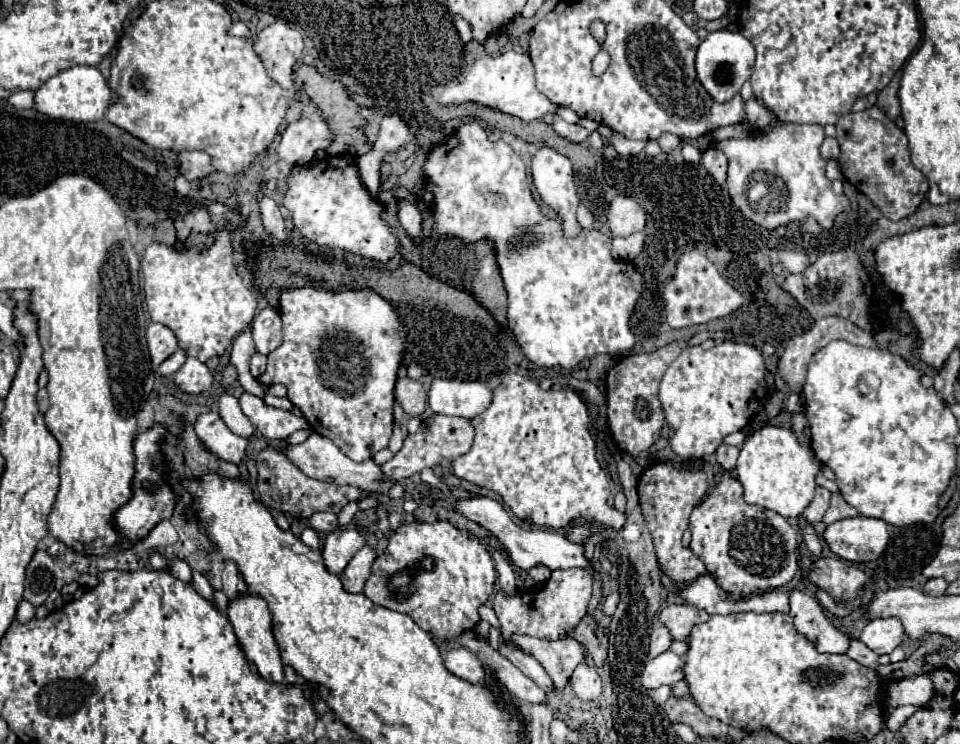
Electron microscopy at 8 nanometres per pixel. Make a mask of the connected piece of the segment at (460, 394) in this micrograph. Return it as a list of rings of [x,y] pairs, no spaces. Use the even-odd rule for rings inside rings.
[[[436,378],[428,390],[428,404],[434,414],[474,418],[492,402],[492,388],[484,382]]]

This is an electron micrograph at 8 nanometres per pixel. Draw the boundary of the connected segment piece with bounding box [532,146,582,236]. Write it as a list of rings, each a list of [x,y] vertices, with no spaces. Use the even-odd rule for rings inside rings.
[[[544,146],[532,158],[532,178],[540,198],[558,214],[566,236],[578,236],[582,230],[576,222],[576,184],[570,160]]]

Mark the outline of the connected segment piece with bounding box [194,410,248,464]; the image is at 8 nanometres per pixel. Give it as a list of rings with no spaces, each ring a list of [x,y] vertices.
[[[210,410],[210,412],[200,414],[194,422],[194,430],[196,430],[198,438],[206,444],[206,448],[212,450],[218,458],[222,458],[226,462],[234,462],[234,464],[238,464],[242,460],[248,440],[234,434],[224,424],[224,420],[220,418],[218,412]]]

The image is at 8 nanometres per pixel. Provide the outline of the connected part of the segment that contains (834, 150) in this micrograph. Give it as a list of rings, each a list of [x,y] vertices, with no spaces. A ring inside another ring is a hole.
[[[826,138],[820,146],[820,154],[826,158],[826,160],[832,160],[832,158],[838,158],[840,154],[840,146],[836,142],[836,138]]]

